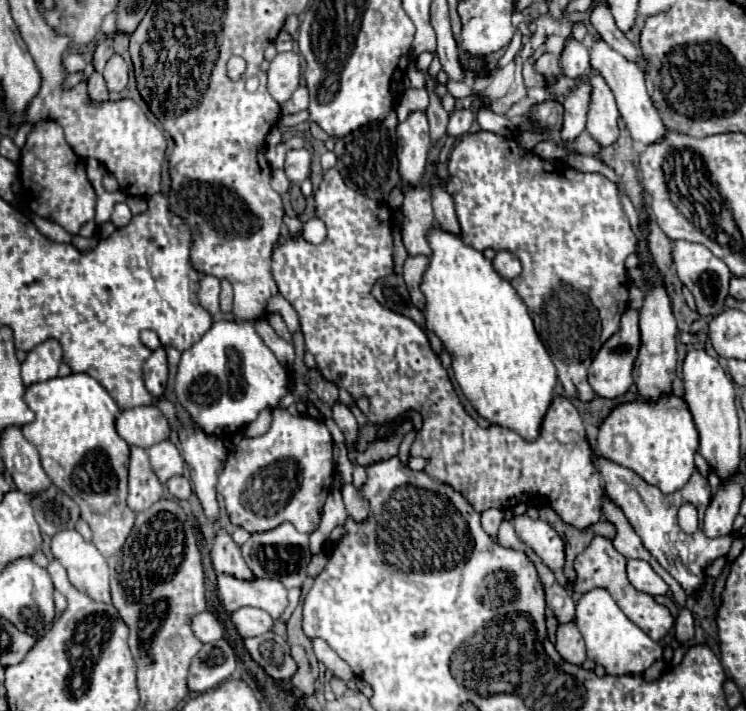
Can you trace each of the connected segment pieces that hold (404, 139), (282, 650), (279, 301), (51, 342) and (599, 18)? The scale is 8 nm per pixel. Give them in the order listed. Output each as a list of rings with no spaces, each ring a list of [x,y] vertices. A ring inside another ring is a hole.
[[[414,110],[408,114],[404,122],[396,126],[396,156],[400,162],[400,176],[410,186],[420,184],[426,154],[430,148],[430,134],[428,134],[428,120],[426,114]]]
[[[266,632],[254,638],[246,638],[244,640],[248,652],[252,654],[252,658],[278,682],[286,682],[292,678],[292,674],[296,672],[296,664],[290,656],[290,646],[288,642],[274,634],[274,632]]]
[[[276,294],[276,296],[268,298],[268,302],[266,302],[266,312],[264,312],[264,316],[260,316],[260,320],[262,320],[262,318],[266,320],[270,314],[280,314],[280,316],[284,318],[284,322],[286,322],[286,326],[288,326],[290,332],[294,332],[294,330],[300,328],[296,310],[292,308],[292,304],[290,304],[282,294]]]
[[[54,338],[44,340],[40,346],[32,348],[22,364],[24,384],[30,386],[32,382],[42,382],[54,378],[58,374],[58,366],[62,362],[62,346]]]
[[[596,2],[596,4],[592,6],[590,24],[592,24],[592,26],[598,30],[598,34],[600,34],[616,52],[620,52],[624,58],[634,60],[636,64],[644,64],[644,60],[642,60],[642,56],[640,56],[640,50],[636,50],[636,48],[624,38],[624,34],[616,28],[614,18],[612,18],[612,14],[610,14],[610,10],[608,10],[606,4]]]

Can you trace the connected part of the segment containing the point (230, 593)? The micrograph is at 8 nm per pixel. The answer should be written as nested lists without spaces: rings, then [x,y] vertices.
[[[218,574],[218,596],[226,612],[234,612],[242,606],[252,606],[266,610],[274,620],[278,620],[288,606],[286,588],[274,578],[254,578],[240,580],[230,574]]]

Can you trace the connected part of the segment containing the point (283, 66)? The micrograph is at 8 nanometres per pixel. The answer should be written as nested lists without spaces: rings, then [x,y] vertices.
[[[296,52],[276,54],[268,68],[268,92],[278,104],[284,104],[300,84],[300,58]]]

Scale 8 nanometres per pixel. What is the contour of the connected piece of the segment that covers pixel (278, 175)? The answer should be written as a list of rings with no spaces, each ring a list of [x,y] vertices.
[[[274,170],[274,172],[272,172],[272,188],[274,188],[280,196],[288,192],[290,182],[288,182],[288,178],[286,178],[284,170]]]

